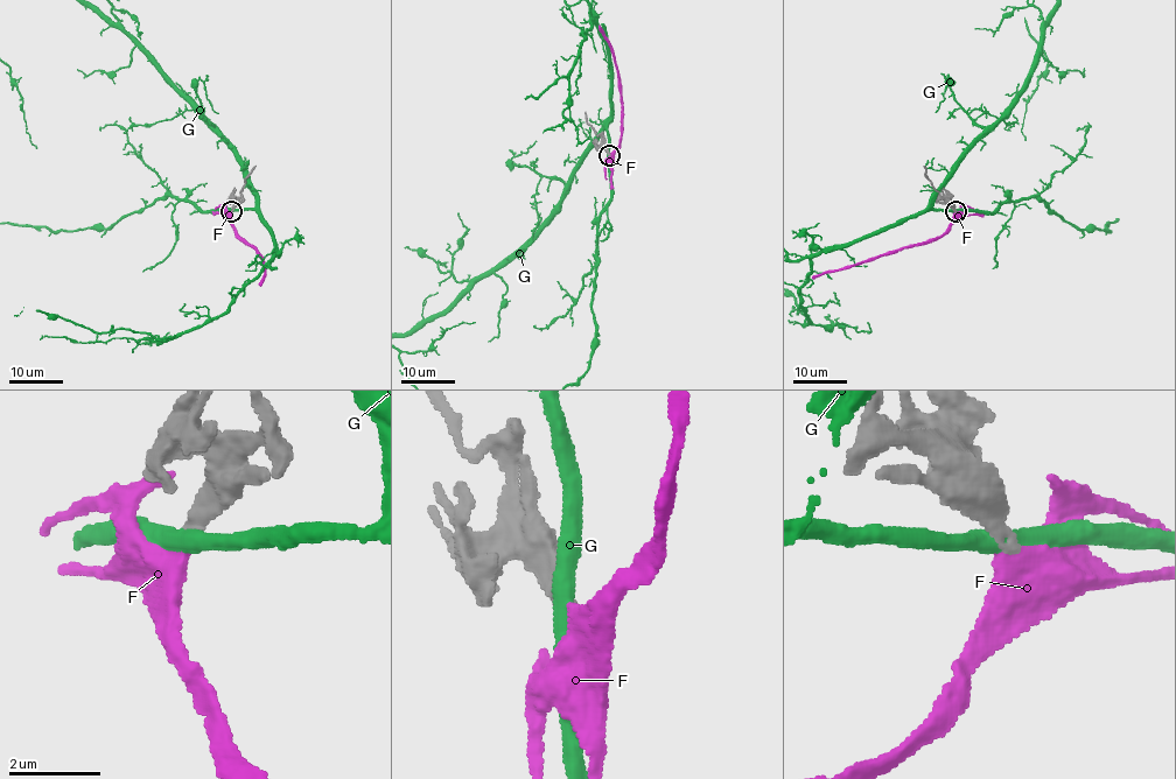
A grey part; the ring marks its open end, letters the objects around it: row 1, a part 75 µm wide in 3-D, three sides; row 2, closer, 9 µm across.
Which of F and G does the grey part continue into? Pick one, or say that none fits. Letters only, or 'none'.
F

